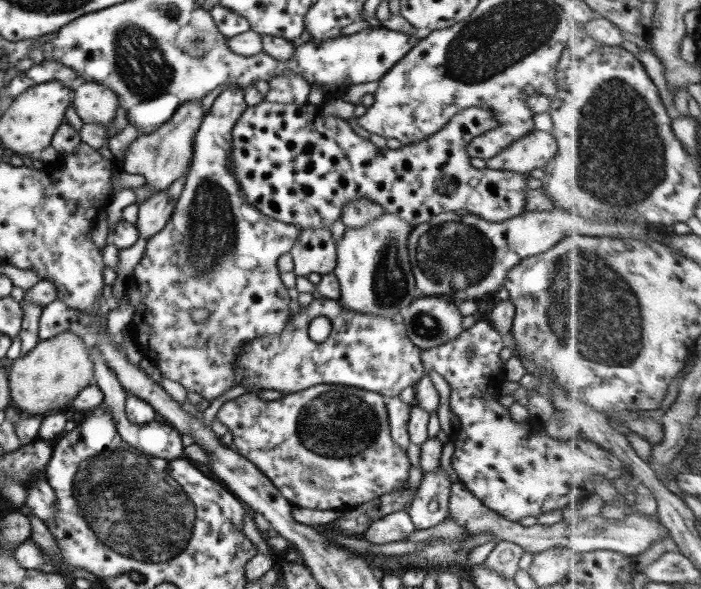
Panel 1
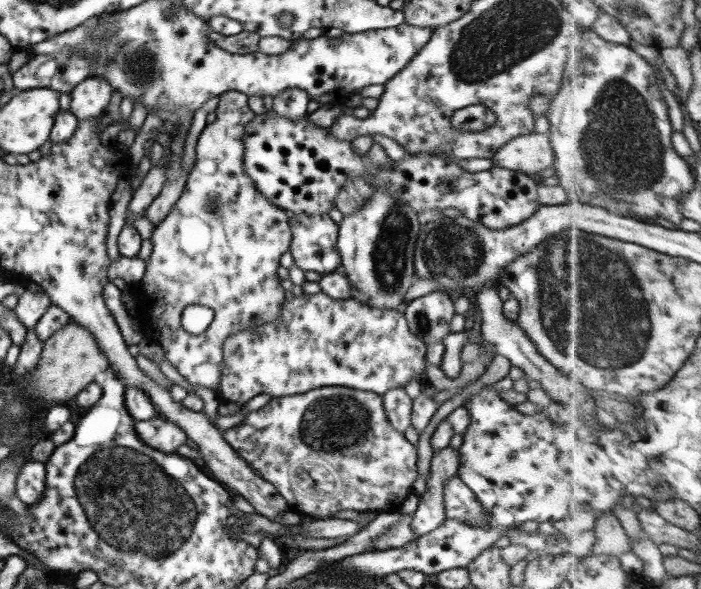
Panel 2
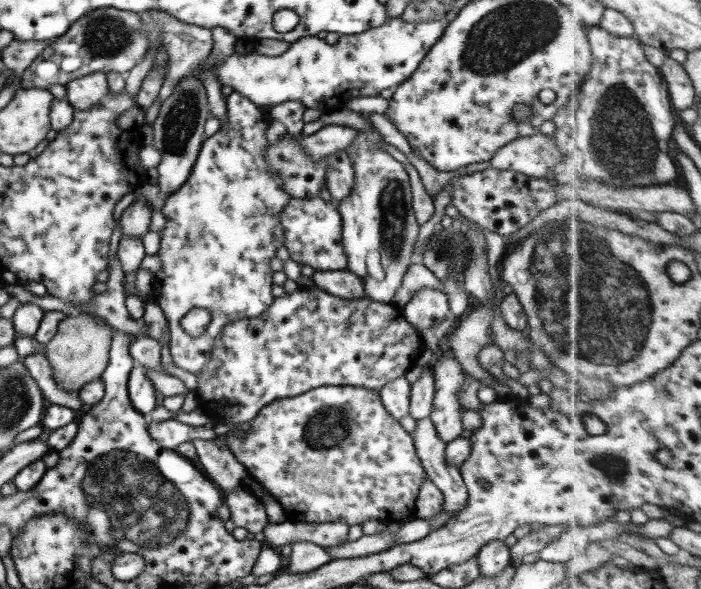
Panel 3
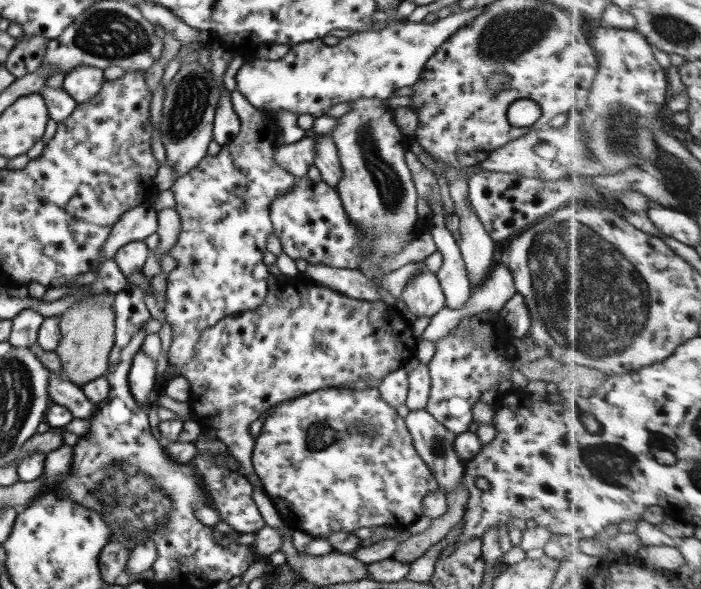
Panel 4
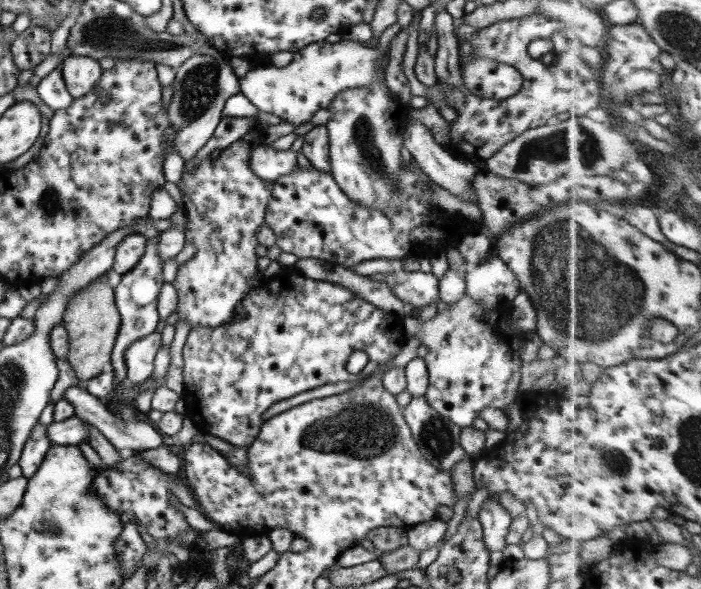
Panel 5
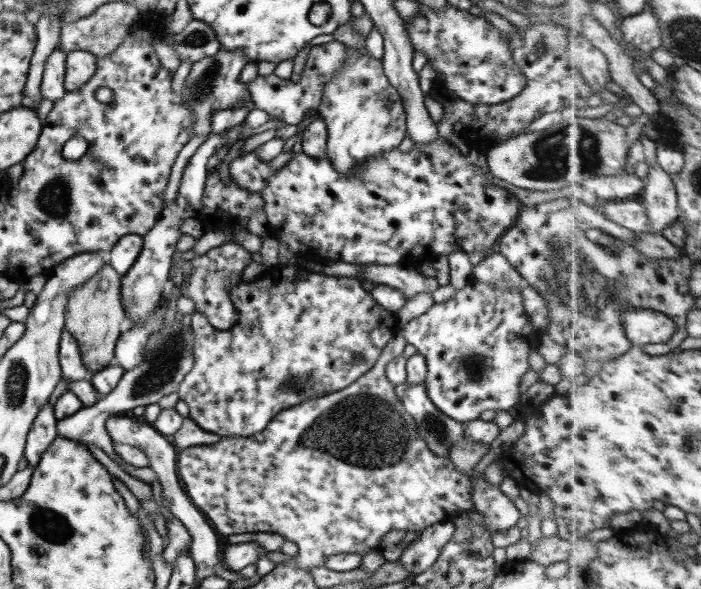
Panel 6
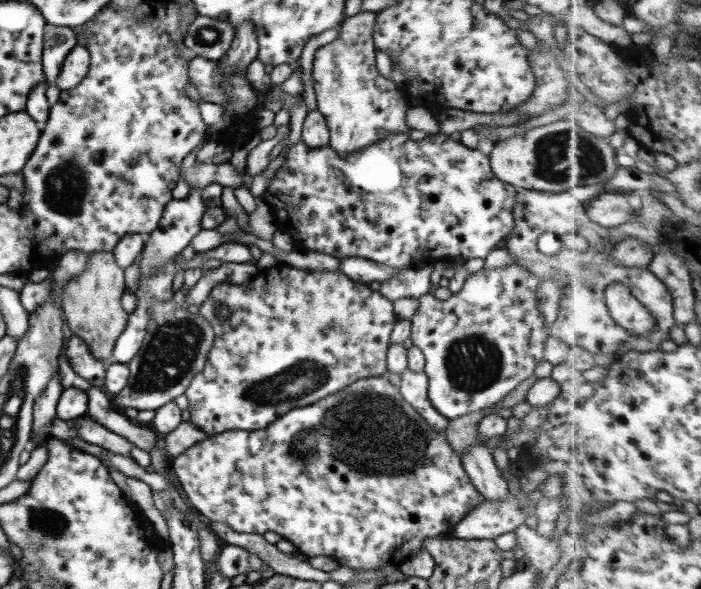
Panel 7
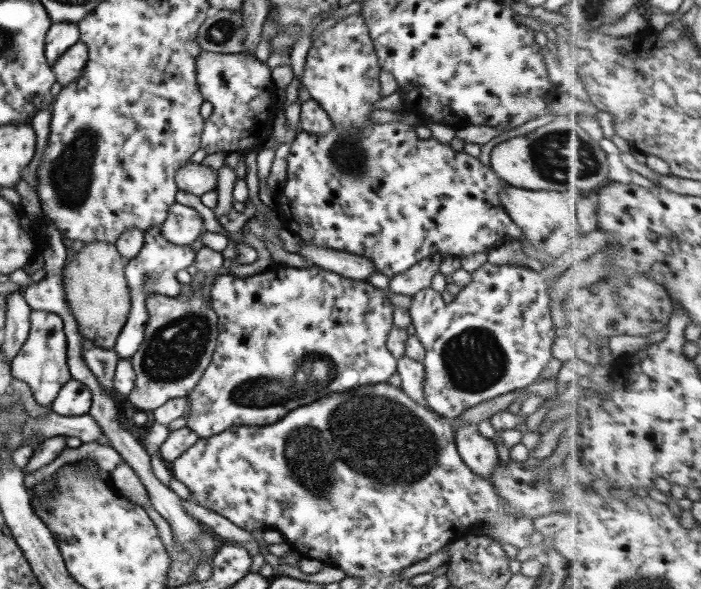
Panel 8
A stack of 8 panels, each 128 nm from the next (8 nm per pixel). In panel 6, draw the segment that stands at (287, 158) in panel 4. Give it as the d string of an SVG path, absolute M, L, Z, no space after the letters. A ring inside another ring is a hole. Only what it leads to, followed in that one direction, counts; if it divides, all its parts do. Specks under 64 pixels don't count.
M254 152L236 158L229 164L229 173L235 183L250 192L261 192L273 175L270 162L262 162Z

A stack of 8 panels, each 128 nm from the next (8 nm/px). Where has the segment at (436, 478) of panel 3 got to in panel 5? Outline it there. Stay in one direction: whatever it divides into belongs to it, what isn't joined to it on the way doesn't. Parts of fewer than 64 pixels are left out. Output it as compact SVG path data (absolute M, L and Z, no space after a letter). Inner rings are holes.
M424 396L412 397L410 403L402 409L405 421L411 428L411 435L420 449L422 456L426 457L434 466L441 470L452 471L466 455L460 446L461 428L452 421L445 420L432 408Z

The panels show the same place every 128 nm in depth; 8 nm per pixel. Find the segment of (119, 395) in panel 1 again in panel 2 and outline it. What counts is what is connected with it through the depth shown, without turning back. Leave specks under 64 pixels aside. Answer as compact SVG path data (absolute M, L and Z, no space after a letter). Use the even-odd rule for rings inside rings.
M159 416L134 427L137 437L150 448L170 454L186 444L187 434L177 424Z

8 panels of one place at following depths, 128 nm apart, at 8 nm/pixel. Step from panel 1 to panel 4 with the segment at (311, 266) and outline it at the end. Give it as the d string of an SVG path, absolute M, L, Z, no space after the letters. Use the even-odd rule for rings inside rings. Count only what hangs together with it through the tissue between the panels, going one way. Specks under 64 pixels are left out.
M306 175L295 177L290 192L274 200L270 205L270 220L284 252L294 260L302 258L309 264L358 269L361 258L370 255L373 249L365 242L364 231L350 221L338 191L324 181L314 183Z

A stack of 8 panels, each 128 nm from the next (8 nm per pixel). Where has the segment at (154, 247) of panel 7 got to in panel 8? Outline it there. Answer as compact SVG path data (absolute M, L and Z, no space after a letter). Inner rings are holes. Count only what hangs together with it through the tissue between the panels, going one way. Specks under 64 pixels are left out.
M174 203L170 205L166 221L159 228L172 244L186 246L198 238L204 226L202 216L195 208Z

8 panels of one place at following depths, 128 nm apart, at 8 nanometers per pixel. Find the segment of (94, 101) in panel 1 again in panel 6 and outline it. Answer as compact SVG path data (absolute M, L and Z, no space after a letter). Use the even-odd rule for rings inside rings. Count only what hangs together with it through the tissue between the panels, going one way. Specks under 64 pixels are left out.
M74 50L67 53L65 58L64 89L75 92L94 76L96 57L85 50Z

